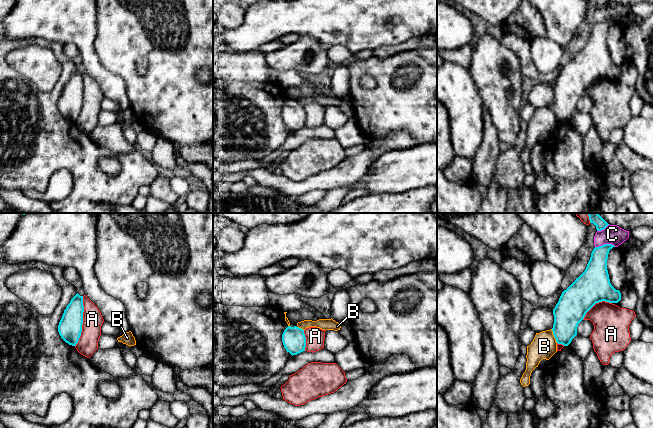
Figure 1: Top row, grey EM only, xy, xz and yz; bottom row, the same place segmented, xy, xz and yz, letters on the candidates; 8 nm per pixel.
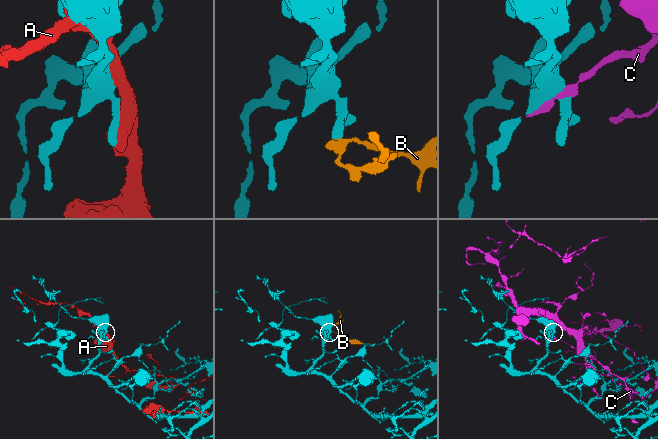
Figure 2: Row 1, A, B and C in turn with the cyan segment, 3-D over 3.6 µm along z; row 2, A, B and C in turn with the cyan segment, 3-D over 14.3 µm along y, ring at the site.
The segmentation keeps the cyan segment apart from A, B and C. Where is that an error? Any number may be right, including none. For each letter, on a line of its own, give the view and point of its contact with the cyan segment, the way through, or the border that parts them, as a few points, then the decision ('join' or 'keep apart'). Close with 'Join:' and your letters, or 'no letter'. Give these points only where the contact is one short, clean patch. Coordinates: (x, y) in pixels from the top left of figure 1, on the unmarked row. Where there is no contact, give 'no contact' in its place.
A: contact xy (82, 97); keep apart
B: contact yz (554, 112); border yz (551, 105), (557, 118); keep apart
C: contact yz (605, 20); keep apart
Join: no letter

